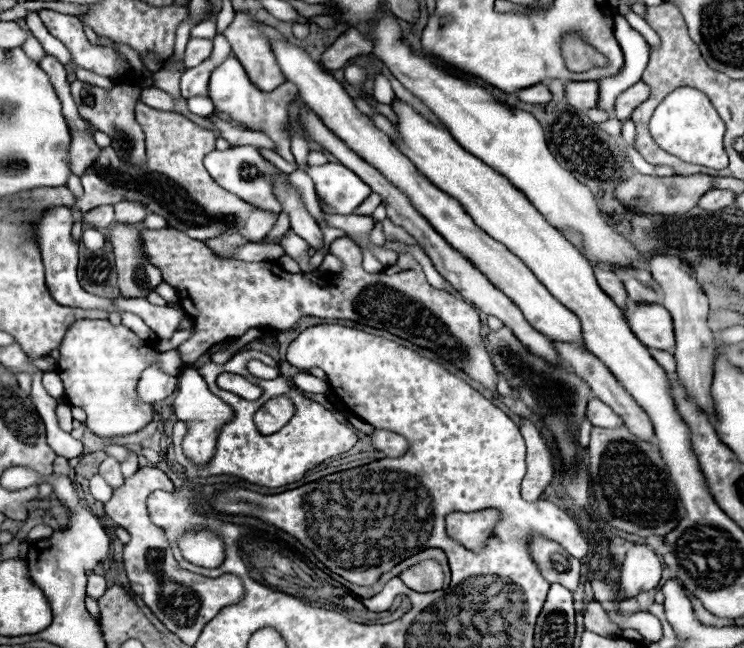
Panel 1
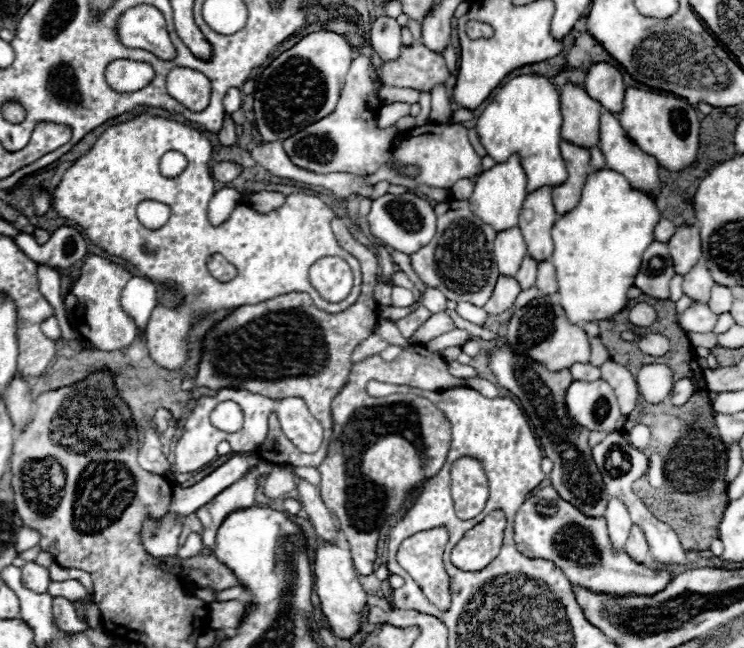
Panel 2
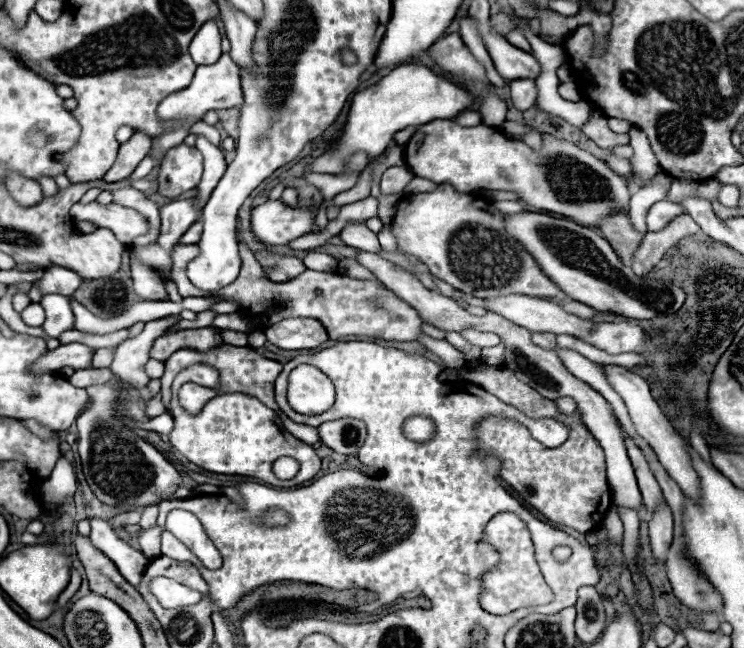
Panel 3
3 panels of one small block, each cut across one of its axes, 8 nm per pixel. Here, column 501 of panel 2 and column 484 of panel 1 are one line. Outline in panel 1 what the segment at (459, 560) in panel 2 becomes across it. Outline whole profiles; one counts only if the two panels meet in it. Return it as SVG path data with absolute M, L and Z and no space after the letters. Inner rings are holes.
M484 510L474 514L452 512L446 516L446 532L450 538L460 542L466 550L472 552L484 550L486 542L494 538L494 528L500 524L498 510Z

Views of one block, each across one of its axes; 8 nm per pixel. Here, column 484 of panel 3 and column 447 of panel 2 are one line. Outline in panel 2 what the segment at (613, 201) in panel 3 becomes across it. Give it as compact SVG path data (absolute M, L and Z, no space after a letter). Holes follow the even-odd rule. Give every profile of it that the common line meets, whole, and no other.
M428 122L424 126L416 126L412 130L408 130L402 136L402 146L398 150L394 150L394 158L402 164L416 164L420 168L420 174L416 178L402 178L400 174L396 174L390 168L380 168L378 172L374 172L372 176L364 176L364 180L368 184L378 184L382 180L390 182L390 184L398 184L398 186L406 186L410 190L418 188L420 184L430 186L430 188L446 188L450 190L458 180L462 178L474 178L478 174L482 174L482 158L474 152L472 144L468 142L468 128L460 126L460 124L434 124Z

